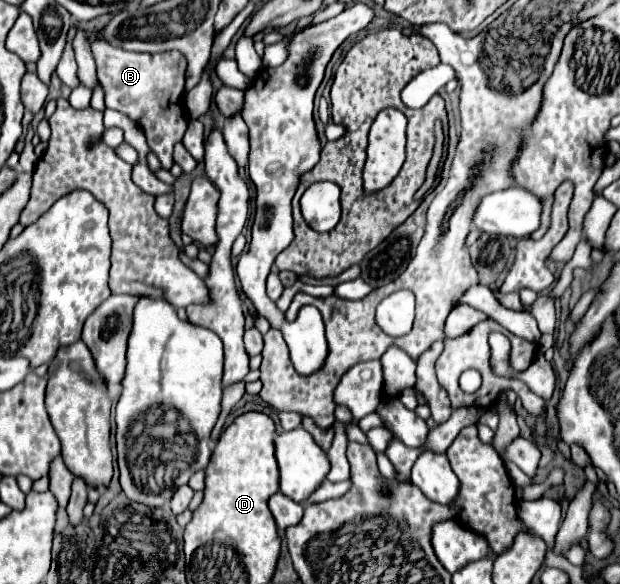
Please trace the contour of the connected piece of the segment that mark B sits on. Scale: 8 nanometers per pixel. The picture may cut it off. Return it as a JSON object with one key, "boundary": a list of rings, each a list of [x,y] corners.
{"boundary":[[[104,40],[92,44],[96,68],[98,68],[98,82],[104,90],[106,108],[114,108],[126,114],[130,120],[140,124],[146,134],[150,150],[160,158],[162,168],[170,170],[172,166],[172,148],[178,140],[182,140],[188,120],[182,118],[184,110],[174,108],[182,100],[184,88],[184,72],[186,72],[186,58],[178,50],[170,52],[128,52],[122,48],[114,48]]]}

